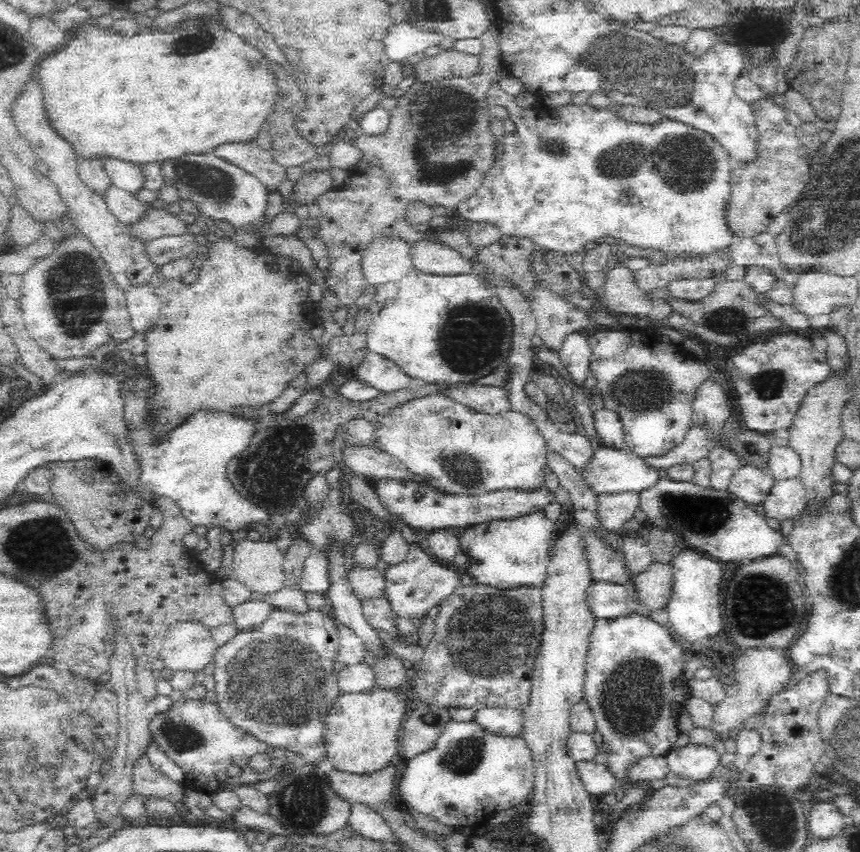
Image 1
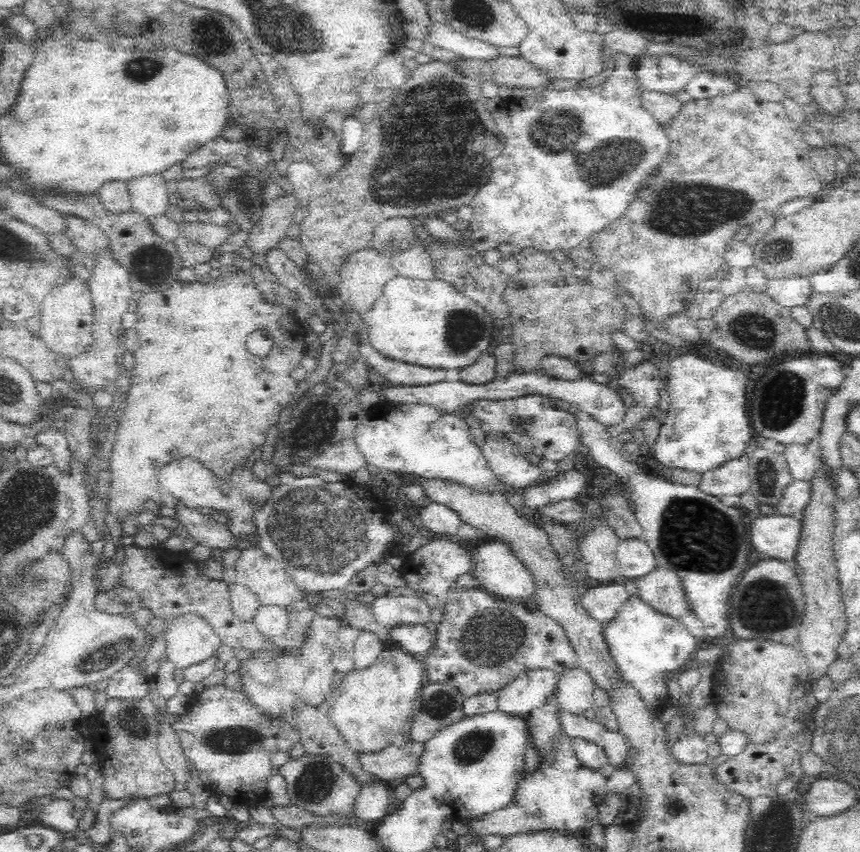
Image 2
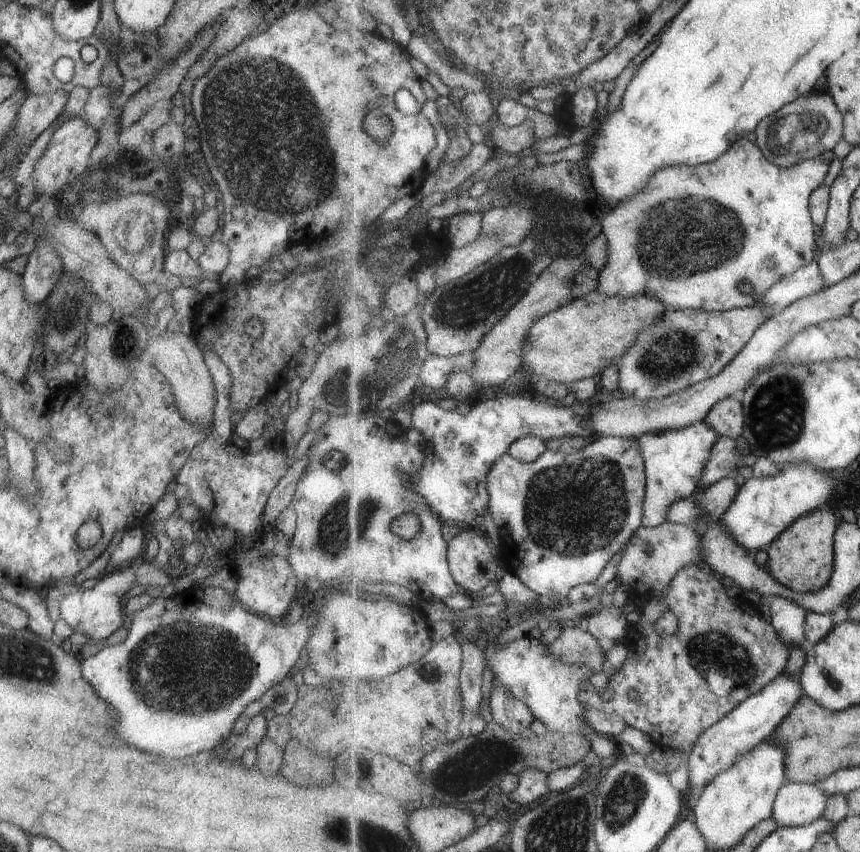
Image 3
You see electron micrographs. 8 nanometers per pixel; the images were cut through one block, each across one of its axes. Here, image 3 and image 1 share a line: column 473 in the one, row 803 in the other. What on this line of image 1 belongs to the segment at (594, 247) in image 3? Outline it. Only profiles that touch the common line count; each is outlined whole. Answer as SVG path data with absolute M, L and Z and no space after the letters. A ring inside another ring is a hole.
M390 764L370 774L354 774L335 769L327 776L334 793L338 793L348 803L362 803L380 808L388 804L394 792L396 768Z

